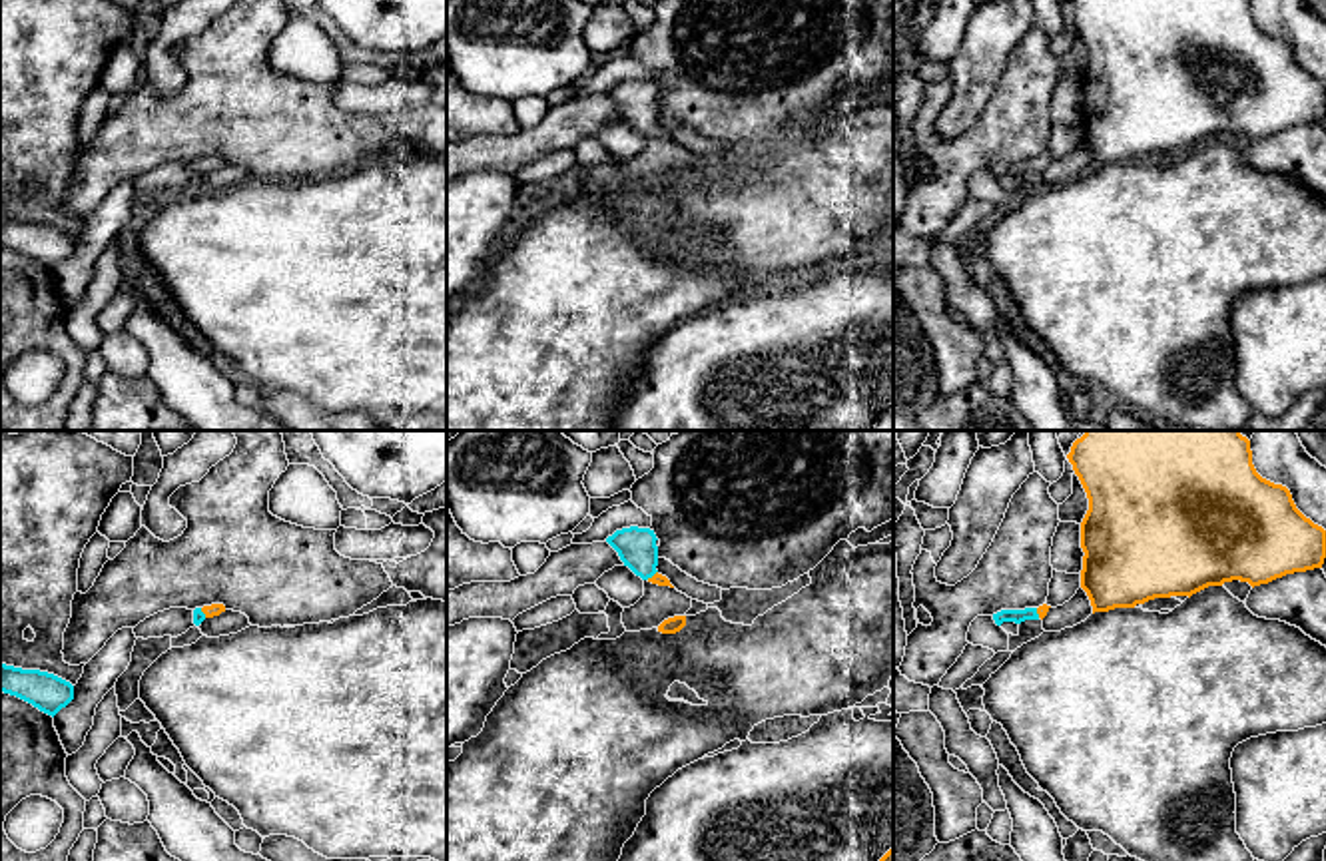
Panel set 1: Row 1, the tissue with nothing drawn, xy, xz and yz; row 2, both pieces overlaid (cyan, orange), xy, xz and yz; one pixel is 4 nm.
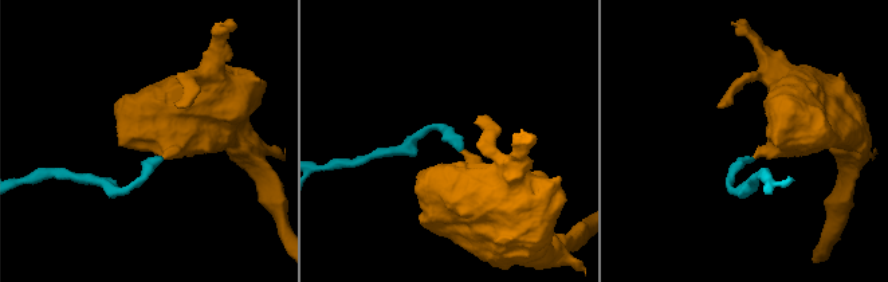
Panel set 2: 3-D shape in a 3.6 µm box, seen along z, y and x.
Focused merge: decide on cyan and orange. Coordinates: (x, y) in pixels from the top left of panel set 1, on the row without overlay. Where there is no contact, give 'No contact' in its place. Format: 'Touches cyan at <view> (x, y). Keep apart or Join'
Touches cyan at xz (651, 130). Join

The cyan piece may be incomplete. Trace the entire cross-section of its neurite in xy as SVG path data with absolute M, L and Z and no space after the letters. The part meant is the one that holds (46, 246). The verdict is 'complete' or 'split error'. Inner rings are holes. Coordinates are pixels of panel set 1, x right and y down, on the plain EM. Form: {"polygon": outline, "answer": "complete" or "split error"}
{"polygon": "M0 215L0 245L16 249L48 269L74 253L74 239L54 227L22 223Z", "answer": "complete"}

